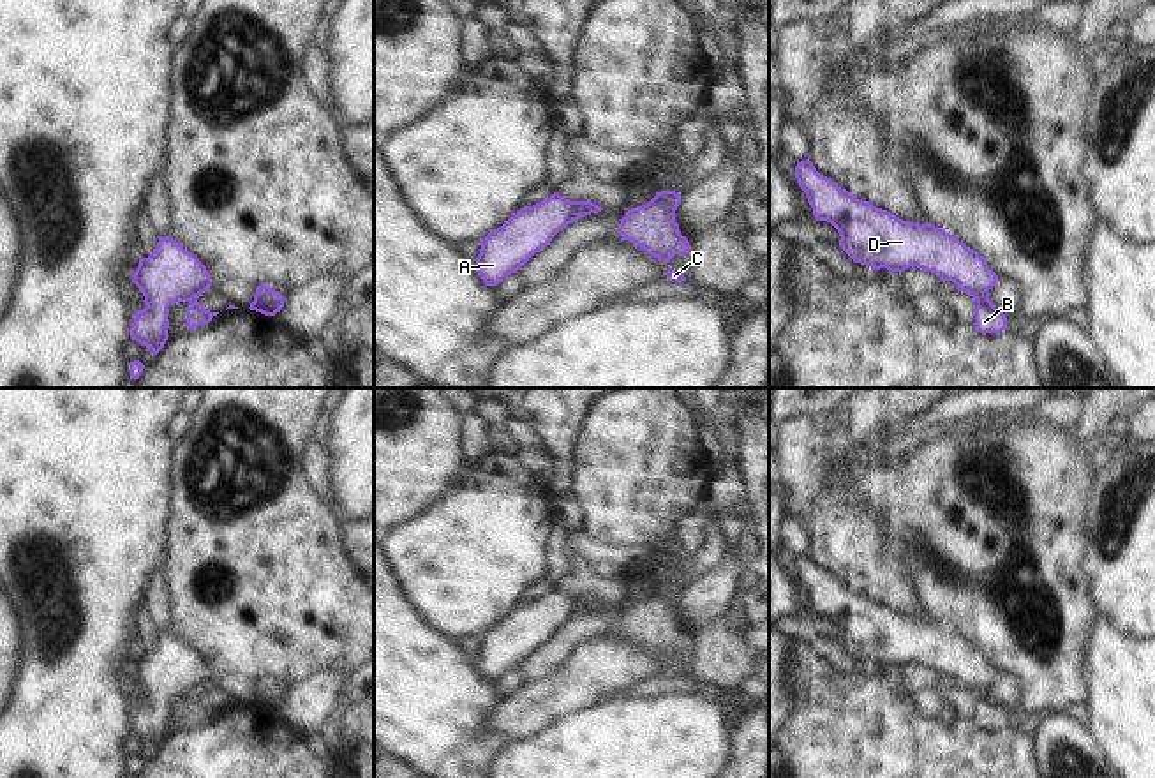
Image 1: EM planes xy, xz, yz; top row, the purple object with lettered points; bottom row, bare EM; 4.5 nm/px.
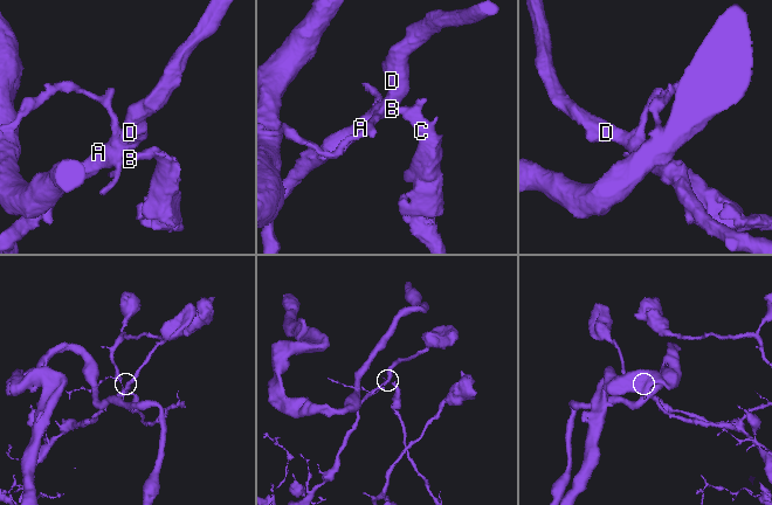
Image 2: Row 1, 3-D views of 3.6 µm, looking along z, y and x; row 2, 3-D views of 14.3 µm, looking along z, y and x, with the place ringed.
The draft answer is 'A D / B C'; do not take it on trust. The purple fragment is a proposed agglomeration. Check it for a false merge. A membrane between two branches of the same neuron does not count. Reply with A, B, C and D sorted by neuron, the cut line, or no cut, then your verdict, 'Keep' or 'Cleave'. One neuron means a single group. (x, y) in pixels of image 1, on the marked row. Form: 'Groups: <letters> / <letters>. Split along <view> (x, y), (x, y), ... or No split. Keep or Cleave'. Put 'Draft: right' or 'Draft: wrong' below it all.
Groups: A D / B C. Split along yz (977, 299), (988, 300). Cleave.
Draft: right

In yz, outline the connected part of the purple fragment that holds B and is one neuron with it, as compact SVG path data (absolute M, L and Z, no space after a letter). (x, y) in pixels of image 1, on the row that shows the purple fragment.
M977 300L973 325L982 335L1000 333L1007 328L1007 318L993 305L991 300Z

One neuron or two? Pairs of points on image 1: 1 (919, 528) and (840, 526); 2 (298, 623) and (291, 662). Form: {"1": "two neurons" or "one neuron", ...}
{"1": "two neurons", "2": "one neuron"}

